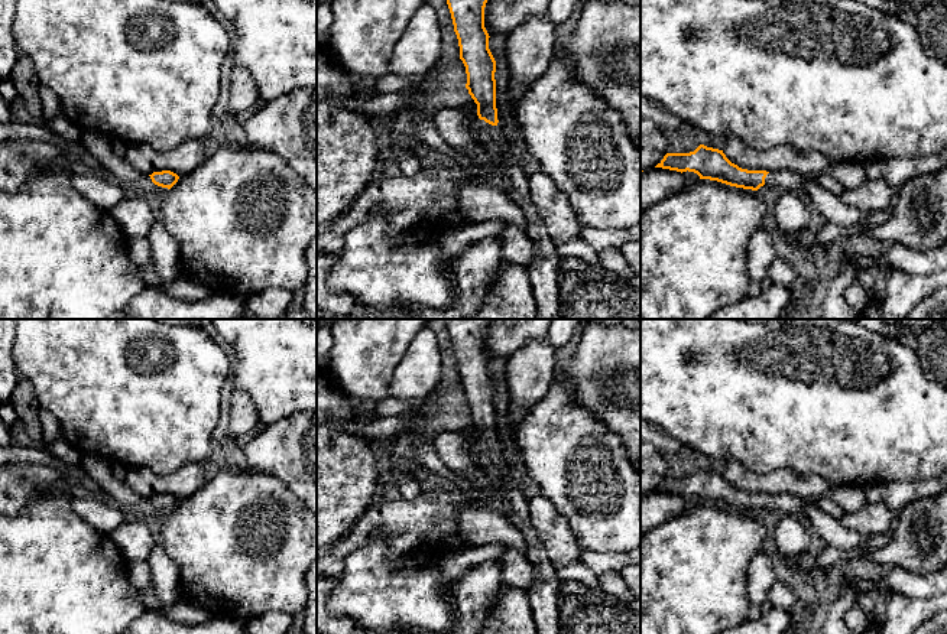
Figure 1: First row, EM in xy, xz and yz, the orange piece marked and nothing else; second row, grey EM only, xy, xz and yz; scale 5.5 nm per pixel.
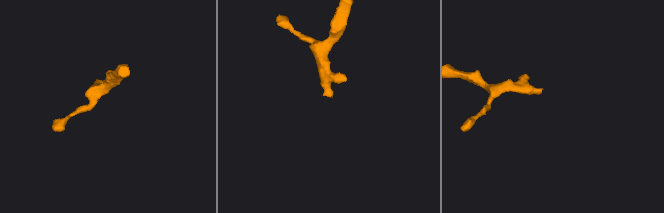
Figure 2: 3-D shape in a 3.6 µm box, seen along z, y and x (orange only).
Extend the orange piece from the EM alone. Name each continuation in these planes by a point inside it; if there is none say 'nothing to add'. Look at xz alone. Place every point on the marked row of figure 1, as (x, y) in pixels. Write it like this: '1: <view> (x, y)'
1: xz (544, 270)

